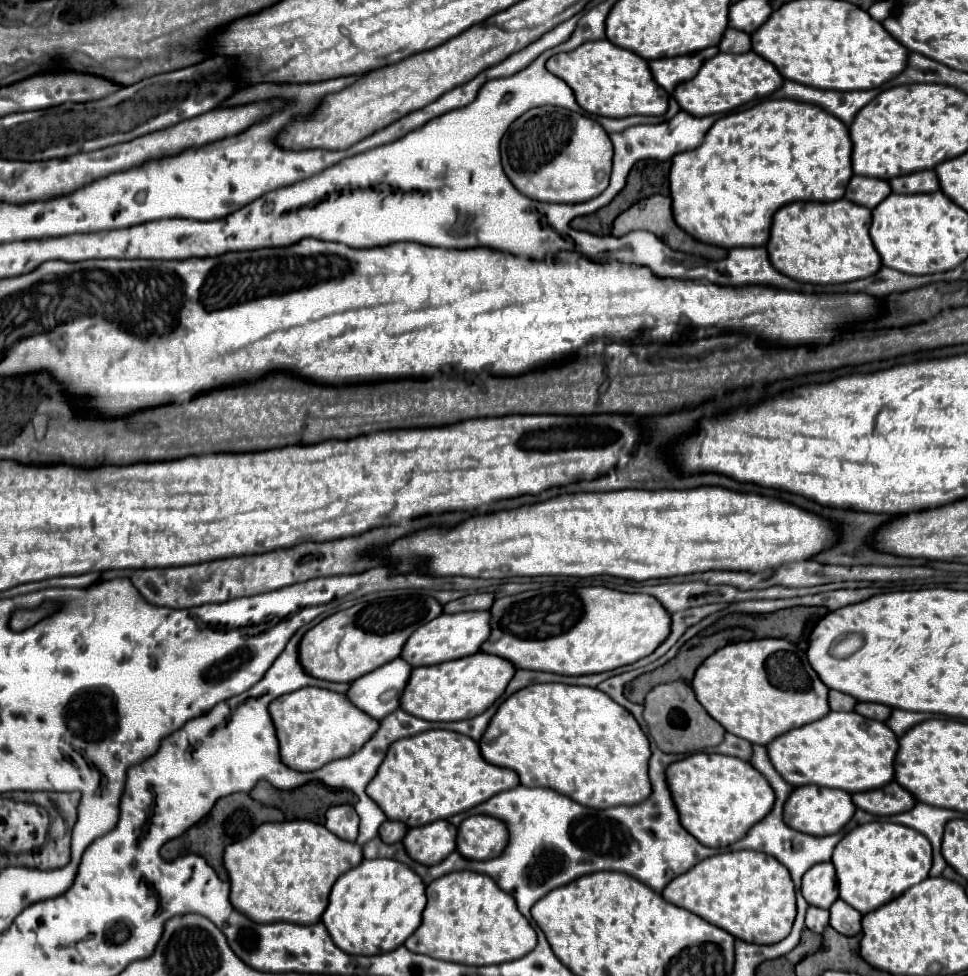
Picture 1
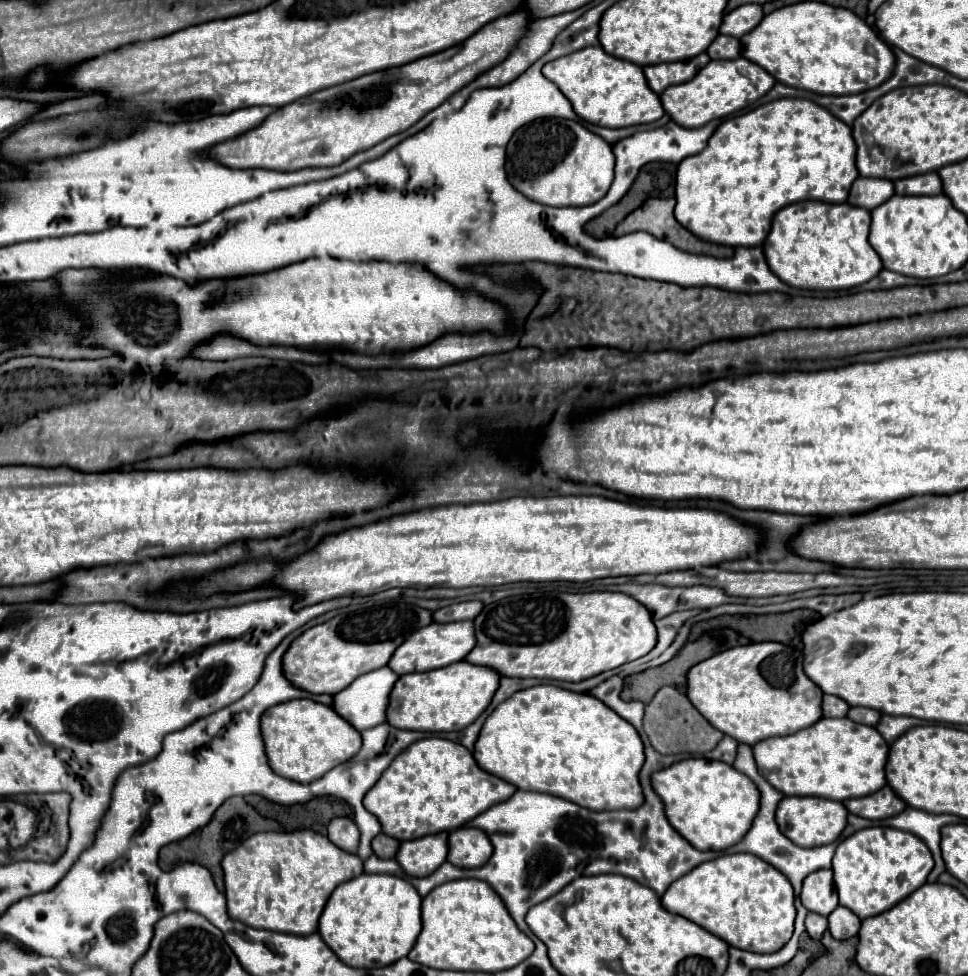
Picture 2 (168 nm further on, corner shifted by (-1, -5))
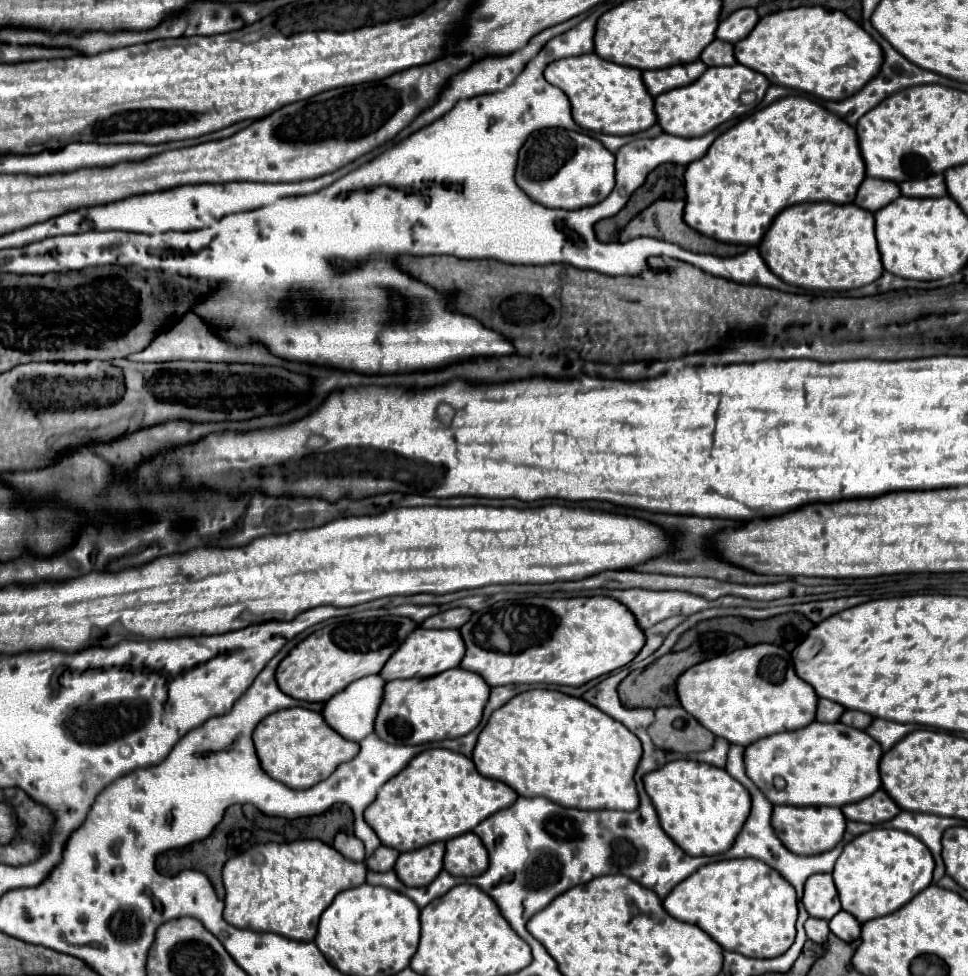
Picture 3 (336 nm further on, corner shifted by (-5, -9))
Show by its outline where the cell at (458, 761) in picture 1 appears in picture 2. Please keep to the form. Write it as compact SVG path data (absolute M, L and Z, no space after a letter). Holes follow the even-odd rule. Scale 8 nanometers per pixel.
M424 738L410 744L410 748L406 748L392 760L392 764L374 784L374 788L370 788L370 792L364 796L364 806L380 820L384 834L402 842L402 840L414 840L434 832L442 832L442 830L454 830L470 822L474 816L482 814L492 804L508 800L514 792L516 792L514 784L482 770L476 764L472 752L462 744L444 738Z

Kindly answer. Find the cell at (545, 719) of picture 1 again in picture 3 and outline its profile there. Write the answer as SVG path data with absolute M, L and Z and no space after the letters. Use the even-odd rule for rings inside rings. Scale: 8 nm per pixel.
M528 690L494 710L472 754L482 776L502 780L520 796L544 796L580 810L636 810L634 770L640 758L640 740L626 726L586 700L556 690Z

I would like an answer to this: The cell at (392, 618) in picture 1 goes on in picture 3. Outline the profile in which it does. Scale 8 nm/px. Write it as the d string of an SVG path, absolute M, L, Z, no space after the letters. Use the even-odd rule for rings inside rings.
M400 616L328 624L296 644L290 654L280 662L276 670L278 688L296 700L326 702L354 680L378 674L386 660L414 628L416 624L410 618Z

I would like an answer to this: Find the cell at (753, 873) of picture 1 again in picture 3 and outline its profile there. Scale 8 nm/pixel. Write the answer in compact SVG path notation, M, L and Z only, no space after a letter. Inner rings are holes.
M736 858L736 860L720 860L710 862L702 868L698 868L692 876L682 880L666 898L664 908L674 916L676 920L696 924L706 934L710 934L724 950L738 952L748 958L776 958L784 954L792 944L796 936L796 918L798 918L798 900L794 888L774 872L768 864L754 858Z

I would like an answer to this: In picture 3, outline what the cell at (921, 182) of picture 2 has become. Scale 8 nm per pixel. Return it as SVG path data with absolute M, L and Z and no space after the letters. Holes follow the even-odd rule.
M934 174L922 180L910 180L902 182L900 190L904 196L914 196L914 198L932 198L932 196L946 196L946 184L944 184L944 174Z

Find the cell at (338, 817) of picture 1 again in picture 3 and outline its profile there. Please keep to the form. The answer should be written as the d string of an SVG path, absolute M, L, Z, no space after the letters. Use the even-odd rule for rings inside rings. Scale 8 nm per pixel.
M336 834L334 838L334 848L346 856L348 860L354 860L354 862L362 862L366 856L364 856L364 844L356 838L356 836L348 836L348 834Z

